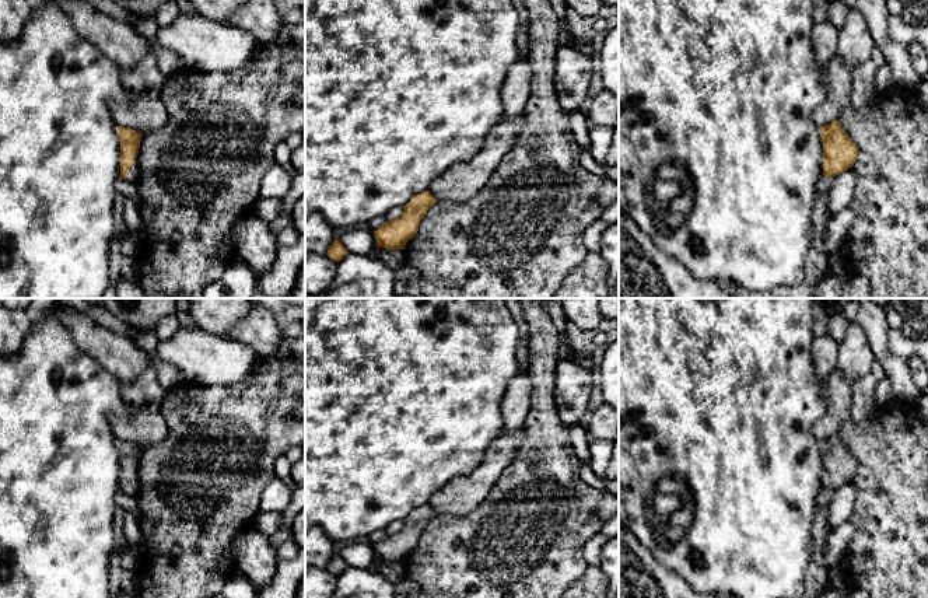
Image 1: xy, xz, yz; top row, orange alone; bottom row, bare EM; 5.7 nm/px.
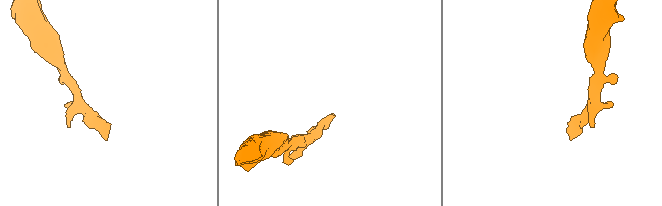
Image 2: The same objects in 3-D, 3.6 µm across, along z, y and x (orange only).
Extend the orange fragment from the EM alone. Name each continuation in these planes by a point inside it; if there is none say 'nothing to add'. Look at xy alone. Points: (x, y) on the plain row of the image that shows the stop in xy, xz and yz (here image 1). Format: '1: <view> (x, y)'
1: xy (133, 488)

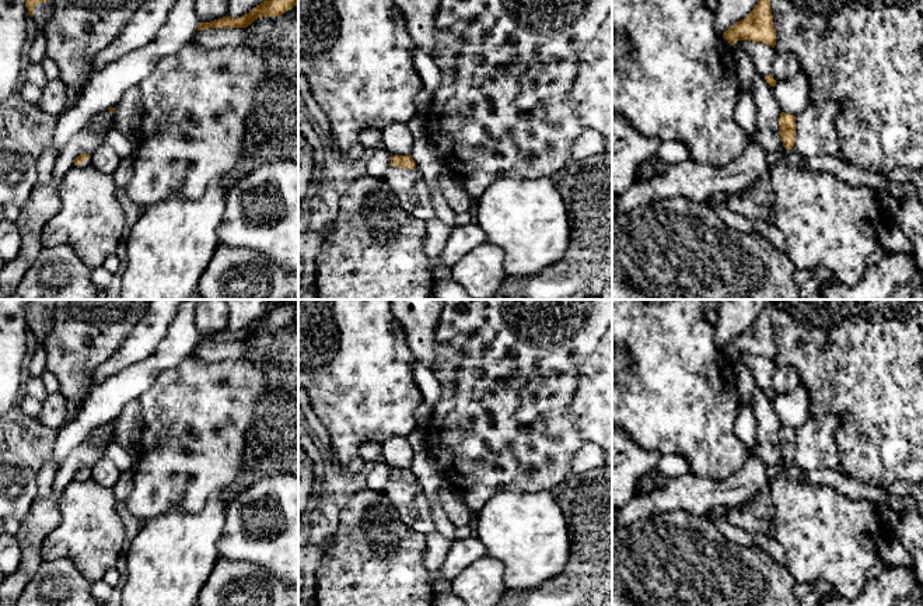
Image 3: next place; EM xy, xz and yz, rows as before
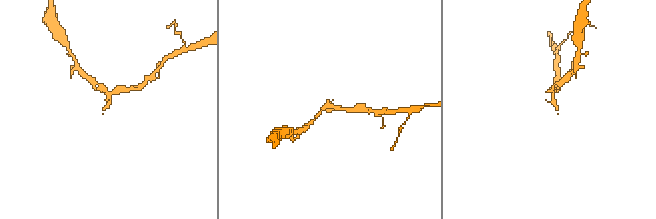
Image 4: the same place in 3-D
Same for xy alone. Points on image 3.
1: xy (42, 325)

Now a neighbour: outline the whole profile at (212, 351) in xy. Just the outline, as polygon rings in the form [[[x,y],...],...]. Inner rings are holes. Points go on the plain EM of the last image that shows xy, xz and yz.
[[[209,341],[197,344],[192,353],[202,362],[245,358],[249,350],[247,341]]]

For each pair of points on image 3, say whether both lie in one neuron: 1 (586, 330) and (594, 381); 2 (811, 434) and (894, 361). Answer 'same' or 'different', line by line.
1: different
2: different

